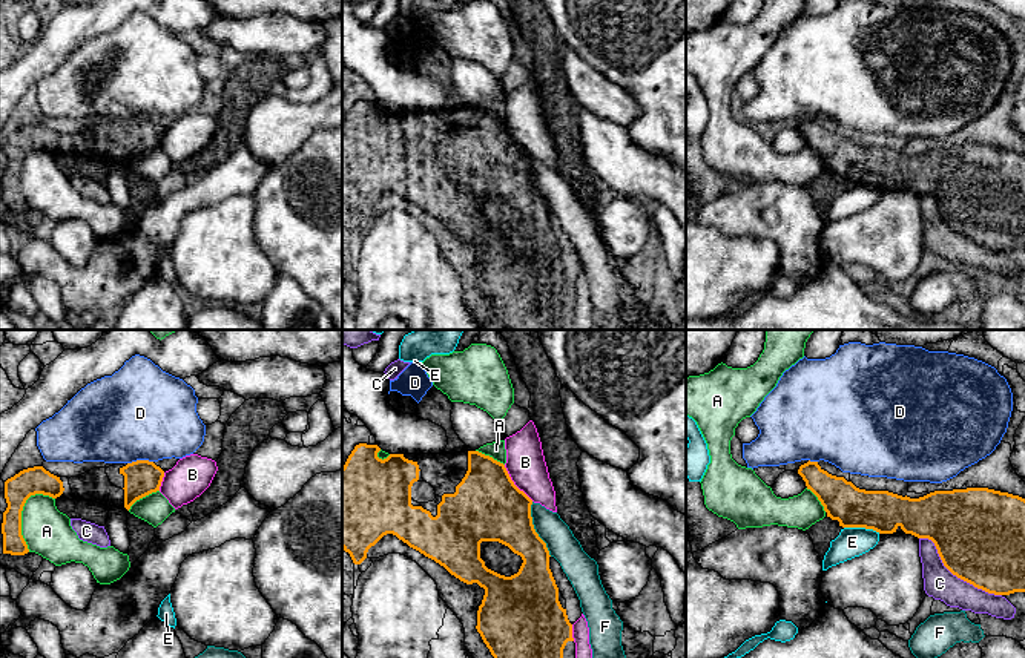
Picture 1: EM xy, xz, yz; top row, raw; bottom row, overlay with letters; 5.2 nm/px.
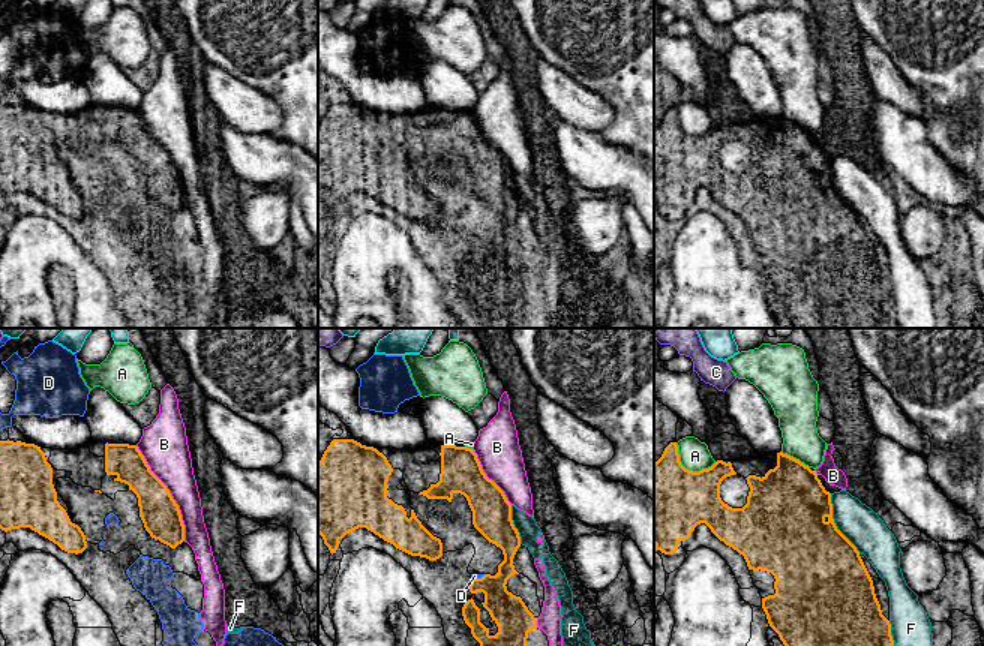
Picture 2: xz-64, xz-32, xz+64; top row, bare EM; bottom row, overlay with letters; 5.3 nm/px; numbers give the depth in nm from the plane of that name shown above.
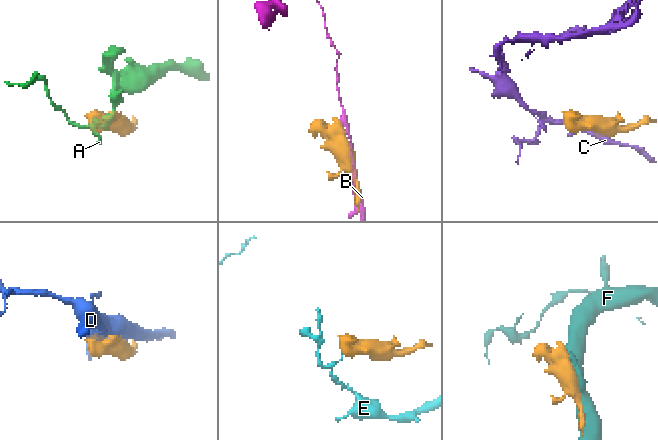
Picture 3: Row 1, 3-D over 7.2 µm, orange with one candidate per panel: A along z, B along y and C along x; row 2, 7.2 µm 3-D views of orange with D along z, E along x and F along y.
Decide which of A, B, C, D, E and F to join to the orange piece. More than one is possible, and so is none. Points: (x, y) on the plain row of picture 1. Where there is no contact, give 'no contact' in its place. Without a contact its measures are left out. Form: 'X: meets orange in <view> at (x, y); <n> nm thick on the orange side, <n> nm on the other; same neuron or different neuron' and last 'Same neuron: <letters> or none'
A: meets orange in xy at (20, 172); 140 nm thick on the orange side, 260 nm on the other; different neuron
B: meets orange in xz at (513, 140); 360 nm thick on the orange side, 200 nm on the other; different neuron
C: meets orange in yz at (955, 230); 480 nm thick on the orange side, 160 nm on the other; different neuron
D: meets orange in xy at (140, 117); 190 nm thick on the orange side, 500 nm on the other; different neuron
E: meets orange in yz at (863, 183); 220 nm thick on the orange side, 160 nm on the other; different neuron
F: meets orange in xz at (534, 186); 340 nm thick on the orange side, 160 nm on the other; different neuron
Same neuron: none

